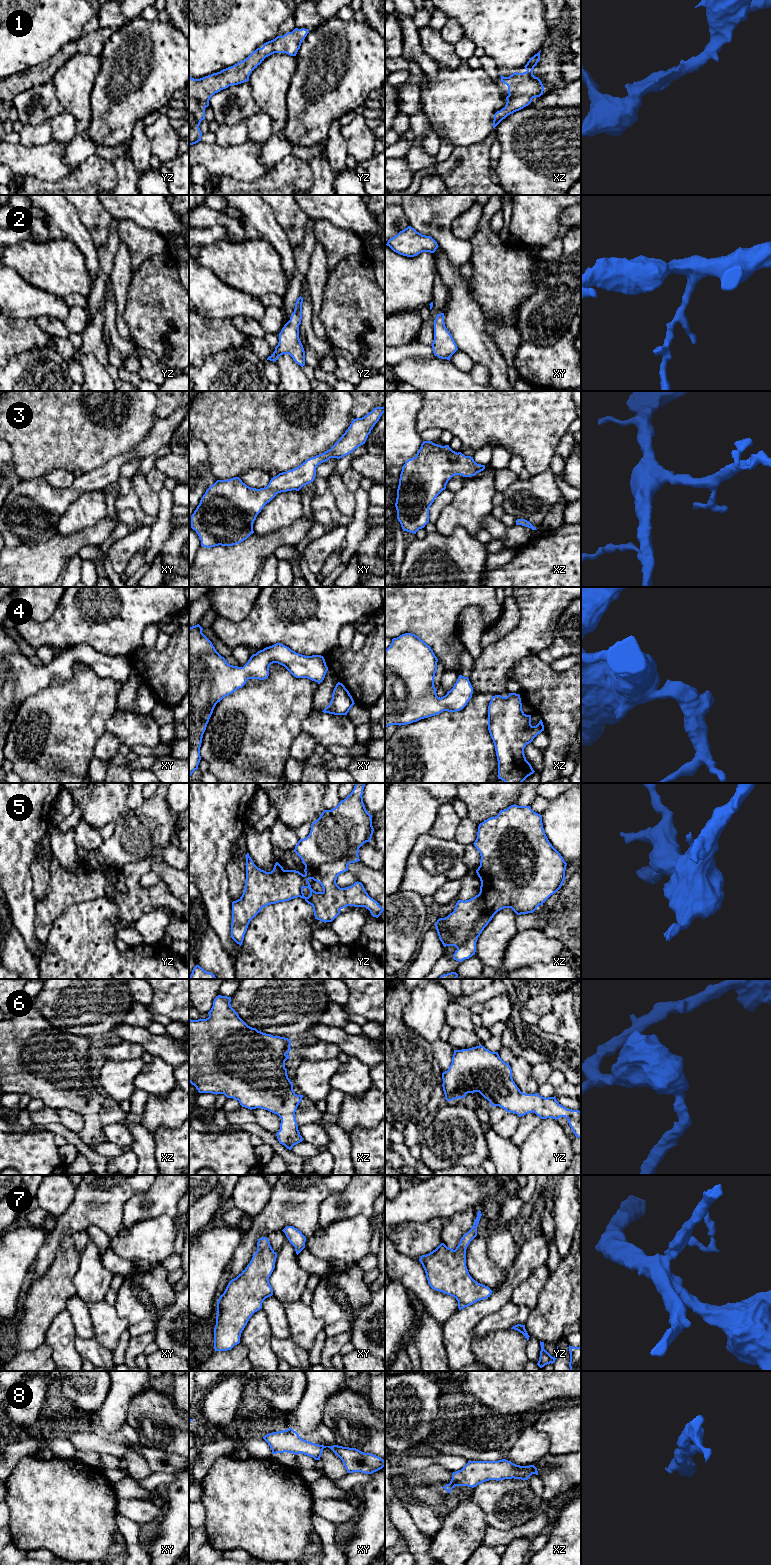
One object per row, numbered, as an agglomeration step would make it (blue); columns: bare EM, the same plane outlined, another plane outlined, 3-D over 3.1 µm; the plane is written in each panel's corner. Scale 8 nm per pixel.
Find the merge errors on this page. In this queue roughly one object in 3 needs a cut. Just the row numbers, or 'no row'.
5

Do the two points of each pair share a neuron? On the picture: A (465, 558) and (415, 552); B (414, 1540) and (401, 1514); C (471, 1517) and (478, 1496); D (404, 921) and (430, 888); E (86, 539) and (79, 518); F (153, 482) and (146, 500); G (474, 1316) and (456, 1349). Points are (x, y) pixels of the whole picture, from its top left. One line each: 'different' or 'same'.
A: same
B: same
C: different
D: different
E: different
F: different
G: same

